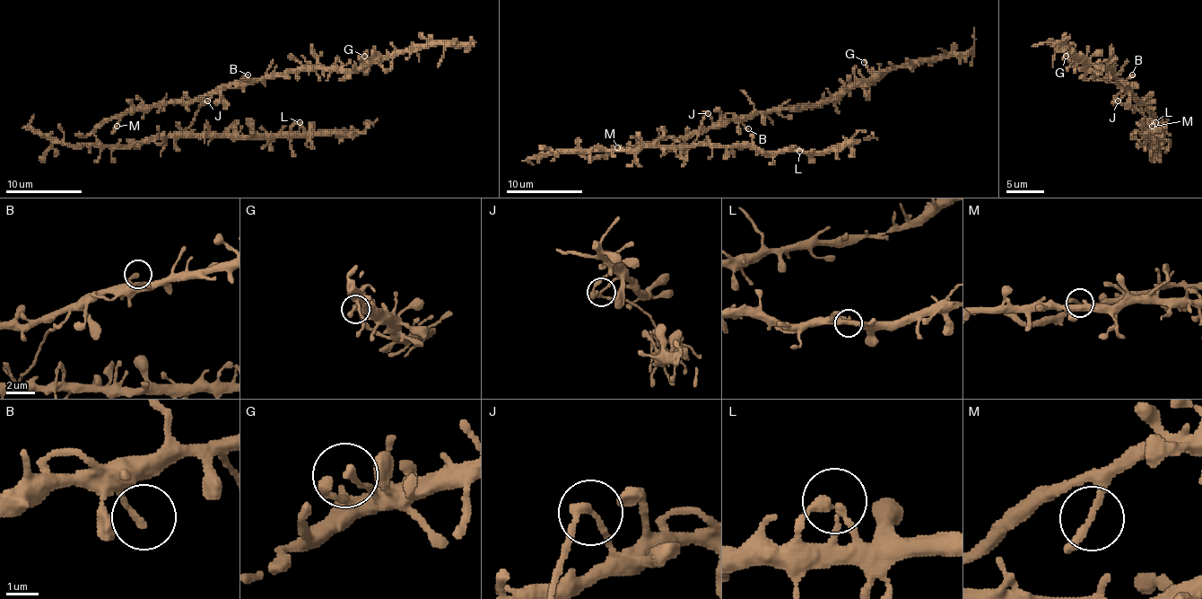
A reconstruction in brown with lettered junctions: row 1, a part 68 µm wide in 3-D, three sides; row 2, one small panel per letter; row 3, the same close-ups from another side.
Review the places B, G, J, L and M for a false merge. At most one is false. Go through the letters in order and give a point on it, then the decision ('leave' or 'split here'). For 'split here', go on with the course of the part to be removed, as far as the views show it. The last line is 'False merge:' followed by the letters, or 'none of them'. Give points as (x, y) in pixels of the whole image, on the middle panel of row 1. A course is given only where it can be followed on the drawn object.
B: place (748, 128); leave
G: place (864, 62); leave
J: place (708, 113); split here; course (708, 113), (695, 144), (687, 151), (687, 161), (682, 166)
L: place (799, 151); leave
M: place (617, 147); leave
False merge: J

